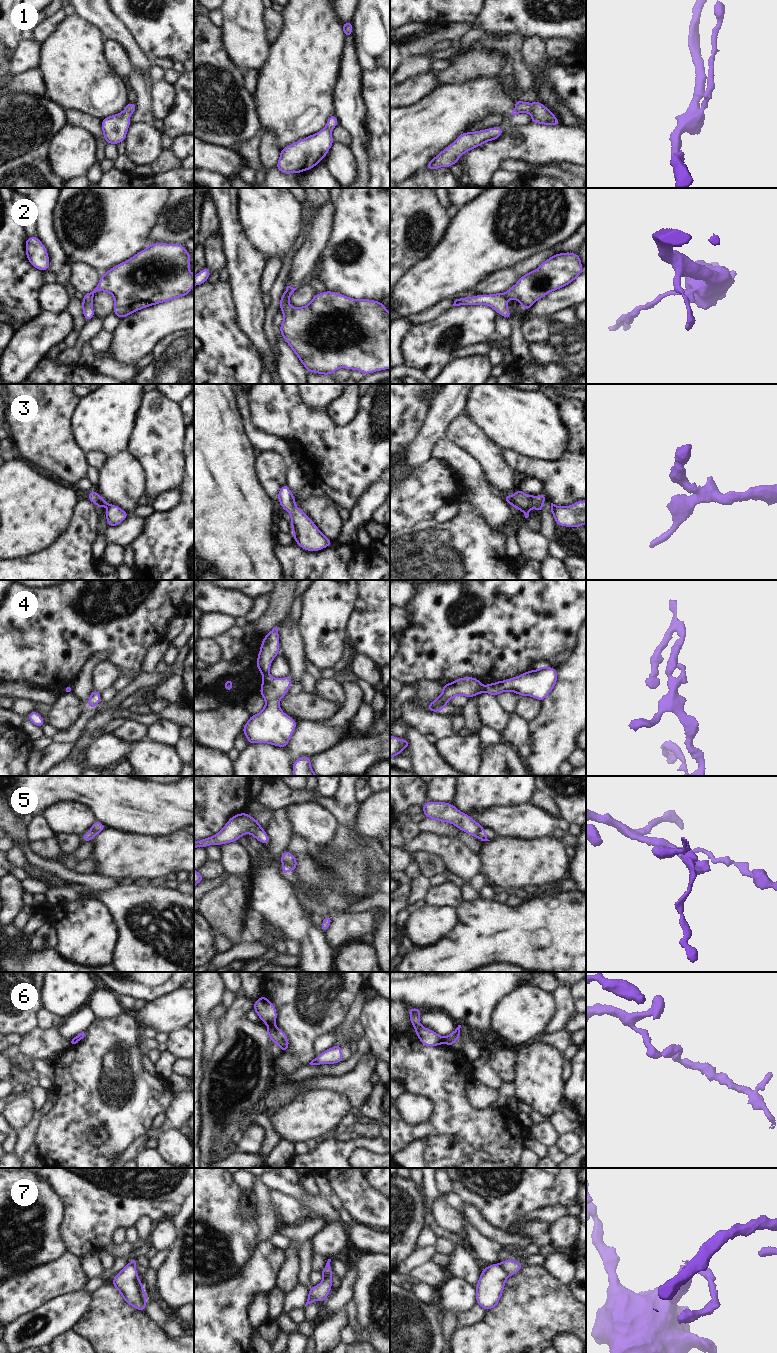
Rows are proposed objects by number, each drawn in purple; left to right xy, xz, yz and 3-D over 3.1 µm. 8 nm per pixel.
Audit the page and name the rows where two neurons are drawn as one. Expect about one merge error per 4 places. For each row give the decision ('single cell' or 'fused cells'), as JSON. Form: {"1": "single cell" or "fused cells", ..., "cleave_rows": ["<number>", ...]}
{"1": "single cell", "2": "single cell", "3": "single cell", "4": "fused cells", "5": "fused cells", "6": "fused cells", "7": "fused cells", "cleave_rows": ["4", "5", "6", "7"]}

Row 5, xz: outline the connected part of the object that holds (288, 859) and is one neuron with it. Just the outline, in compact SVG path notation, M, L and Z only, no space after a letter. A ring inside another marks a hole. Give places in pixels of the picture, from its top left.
M287 849L284 850L283 856L280 858L279 862L281 862L283 865L288 866L291 871L297 869L297 859L295 855L288 852Z

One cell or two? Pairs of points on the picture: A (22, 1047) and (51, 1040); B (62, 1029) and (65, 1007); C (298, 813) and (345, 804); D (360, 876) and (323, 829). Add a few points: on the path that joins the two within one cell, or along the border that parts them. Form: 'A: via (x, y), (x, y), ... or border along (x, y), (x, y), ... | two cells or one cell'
A: via (29, 1045), (44, 1043) | one cell
B: border along (82, 1006), (63, 1020) | two cells
C: border along (303, 803), (322, 804), (341, 824) | two cells
D: border along (327, 843), (310, 844) | two cells

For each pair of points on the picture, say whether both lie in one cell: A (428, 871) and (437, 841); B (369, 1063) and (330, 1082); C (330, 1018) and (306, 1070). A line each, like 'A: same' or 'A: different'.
A: different
B: same
C: different

